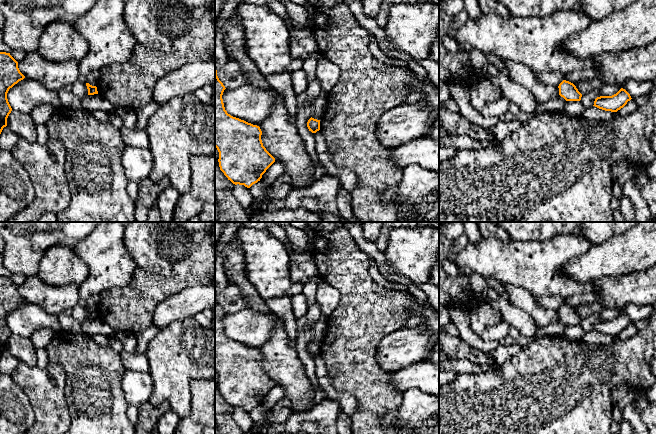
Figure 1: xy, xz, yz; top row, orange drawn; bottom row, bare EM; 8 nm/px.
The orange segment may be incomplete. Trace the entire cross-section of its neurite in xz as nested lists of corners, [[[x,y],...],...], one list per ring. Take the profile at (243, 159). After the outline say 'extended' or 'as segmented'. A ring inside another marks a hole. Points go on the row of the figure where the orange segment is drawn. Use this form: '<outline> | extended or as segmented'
[[[215,66],[215,147],[219,152],[219,167],[233,184],[250,188],[275,162],[275,158],[263,146],[259,126],[248,123],[227,113],[222,95],[225,86],[217,76]]] | as segmented

